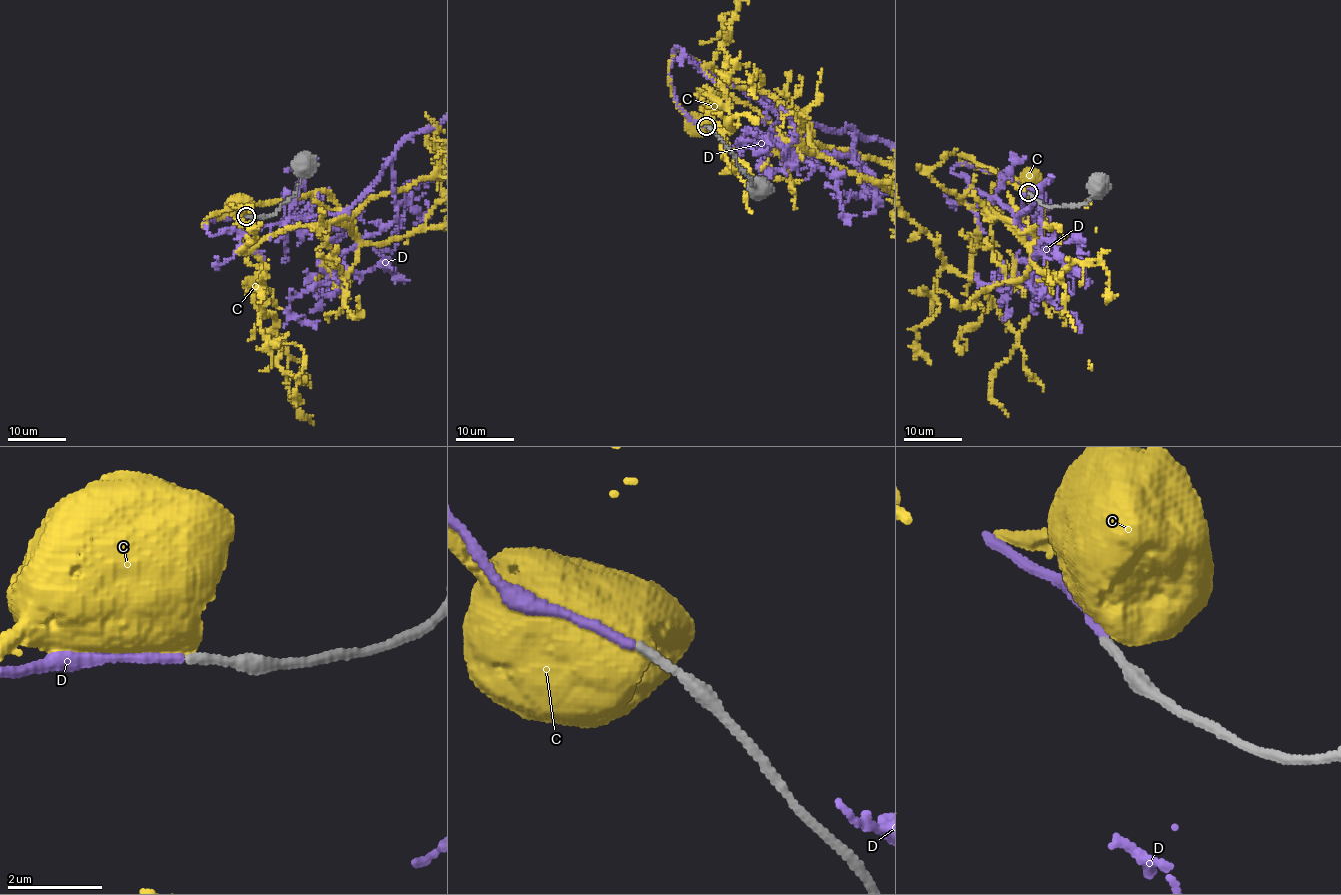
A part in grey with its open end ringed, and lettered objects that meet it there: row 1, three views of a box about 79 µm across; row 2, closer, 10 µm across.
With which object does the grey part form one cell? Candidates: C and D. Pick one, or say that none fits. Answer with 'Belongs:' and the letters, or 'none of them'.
Belongs: D

